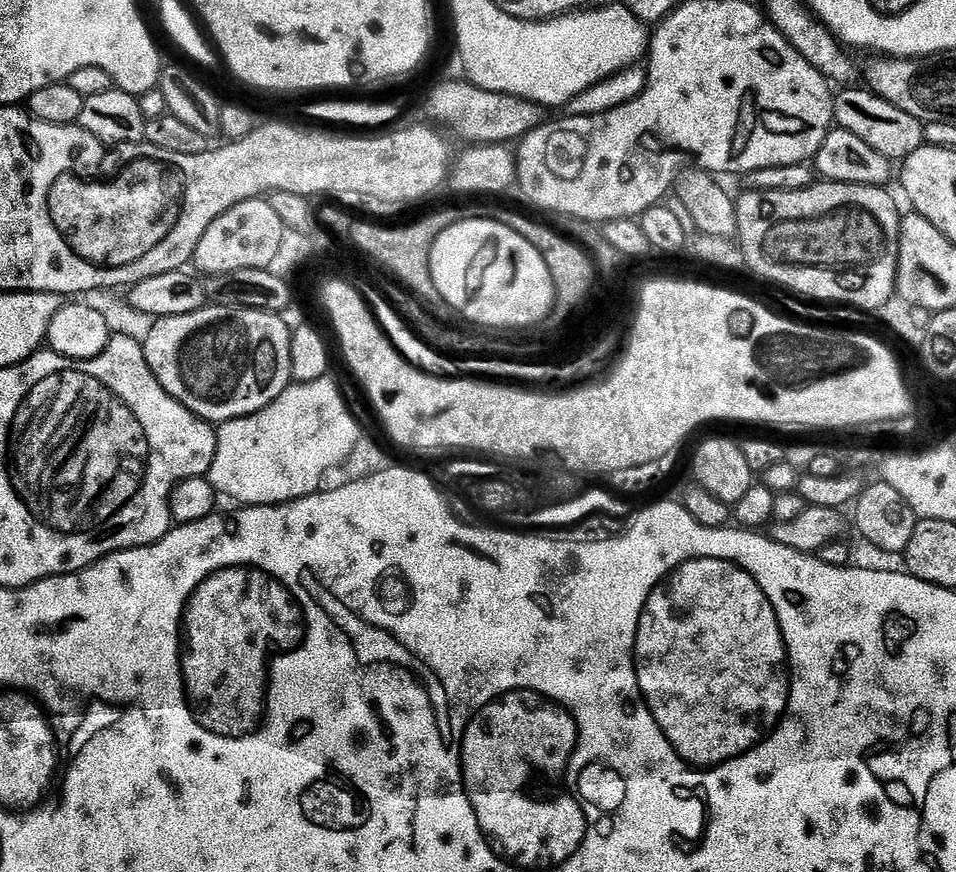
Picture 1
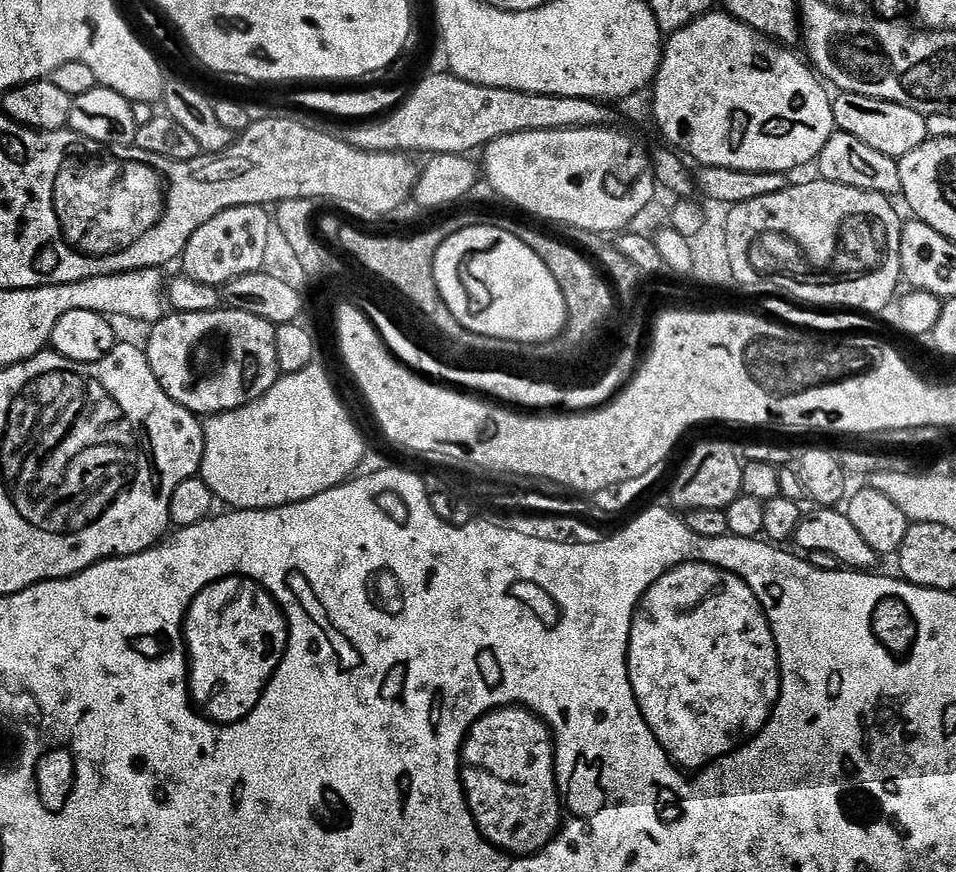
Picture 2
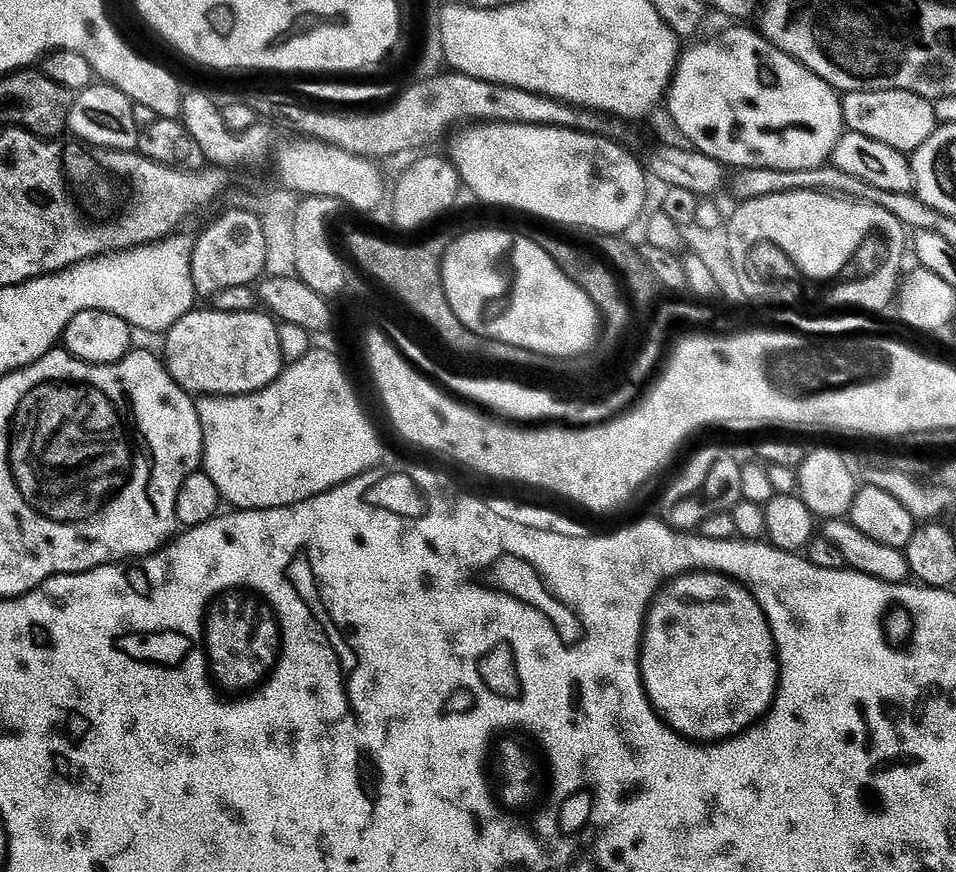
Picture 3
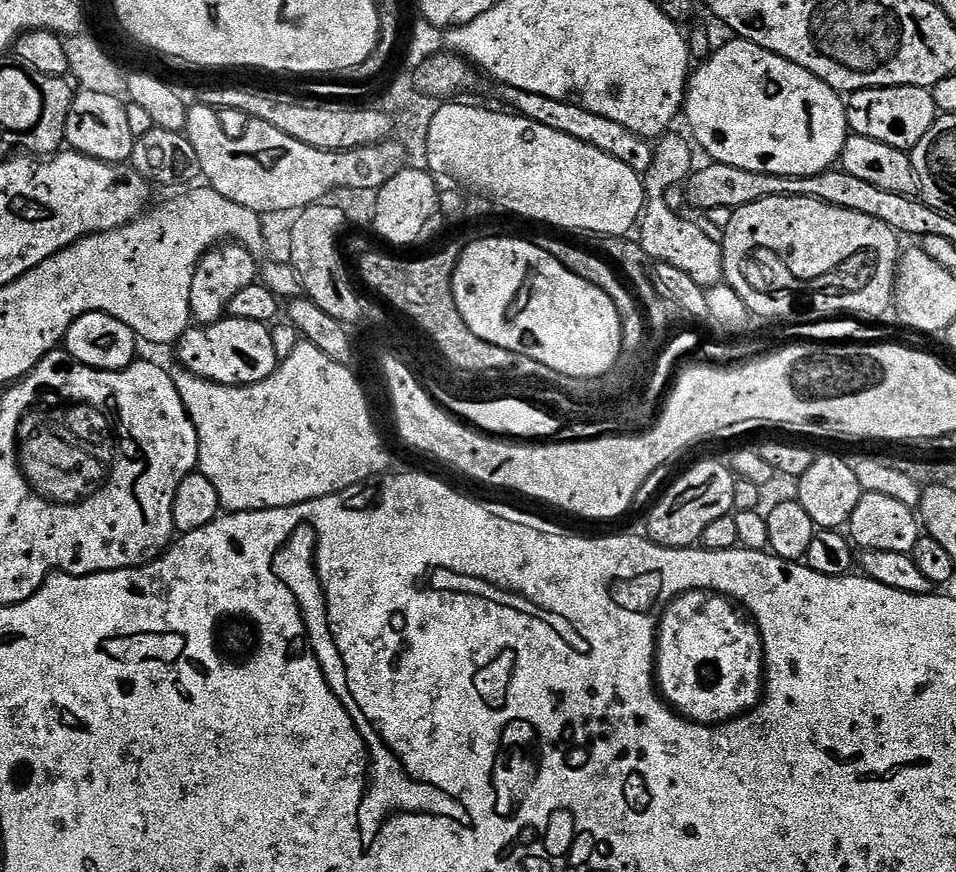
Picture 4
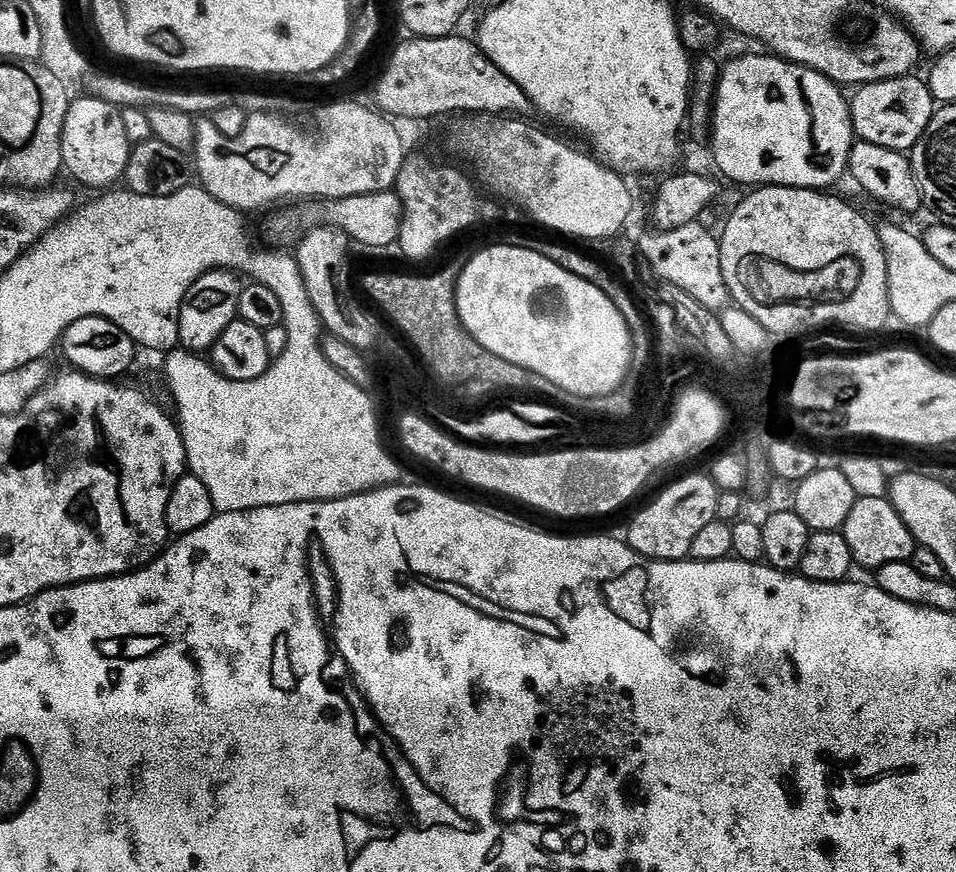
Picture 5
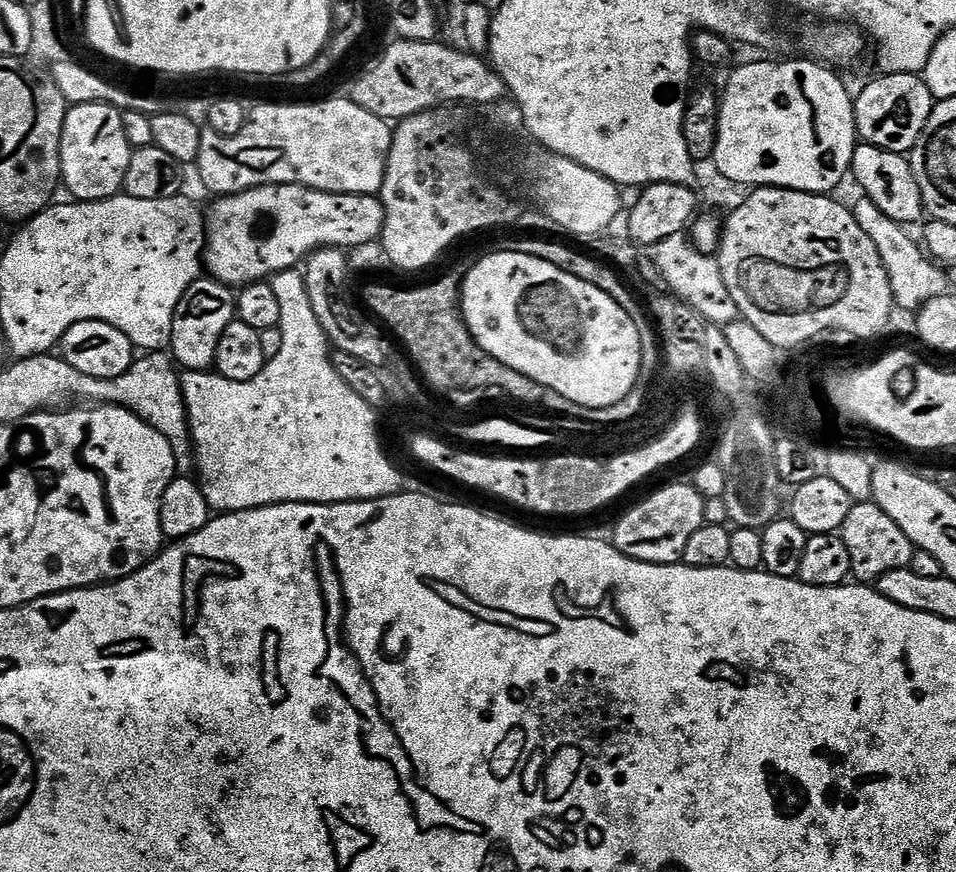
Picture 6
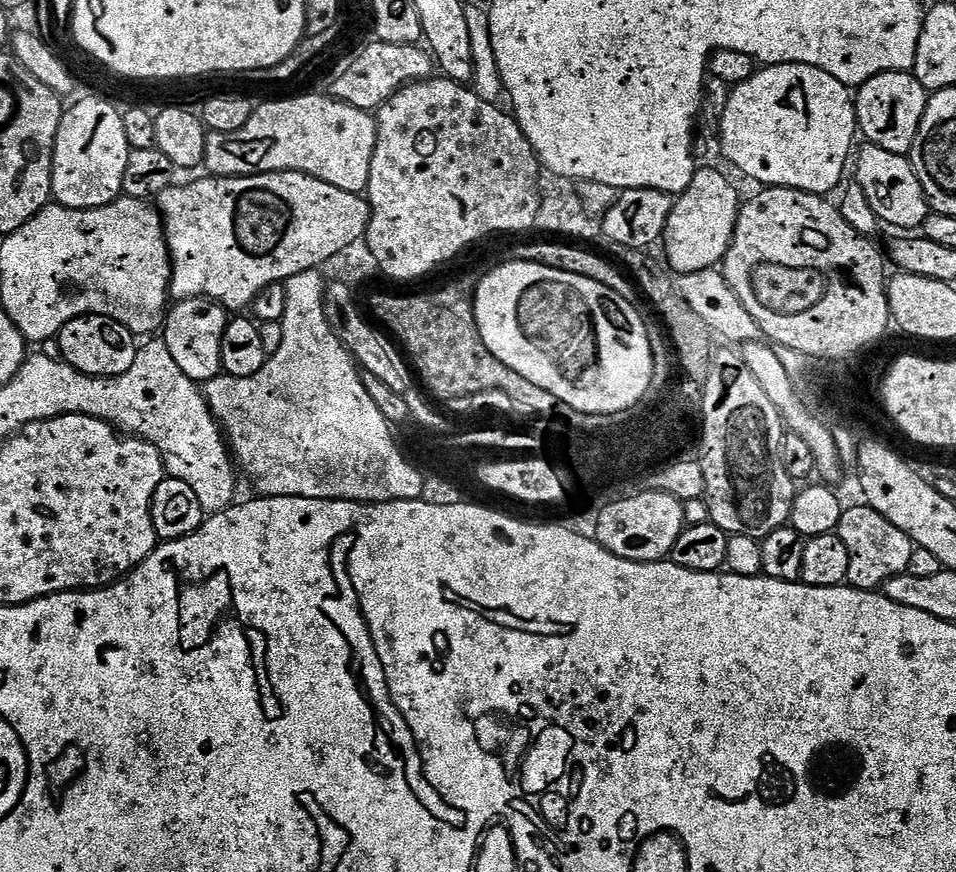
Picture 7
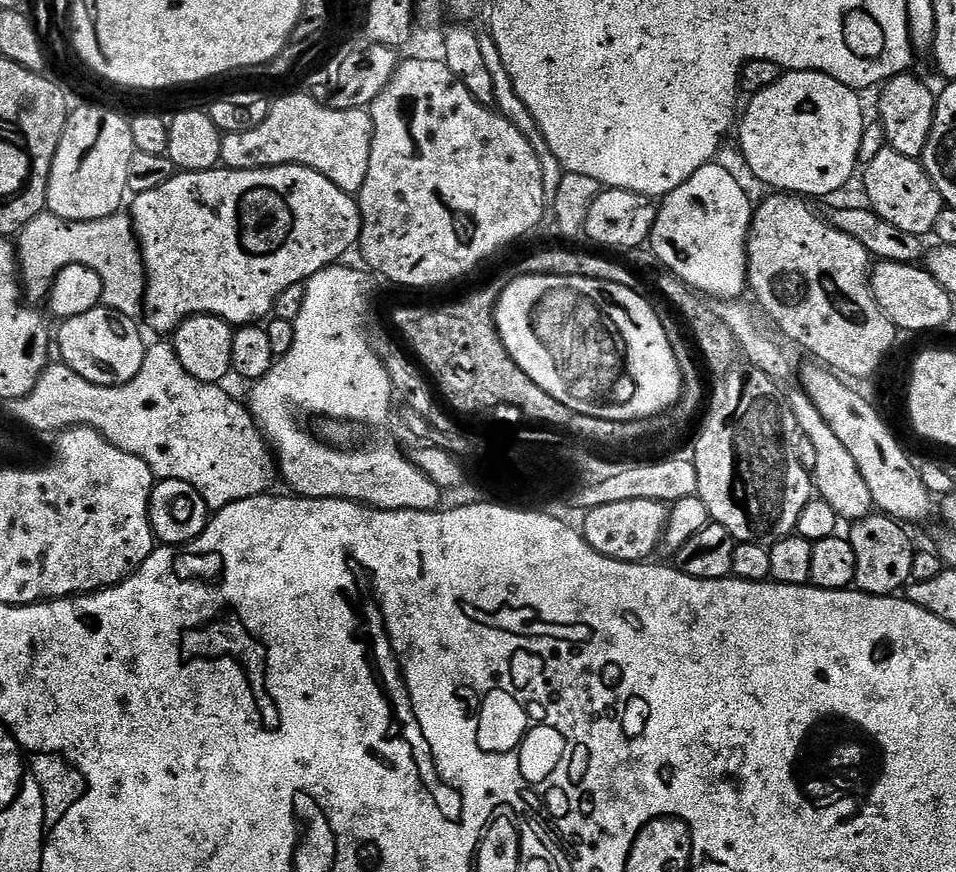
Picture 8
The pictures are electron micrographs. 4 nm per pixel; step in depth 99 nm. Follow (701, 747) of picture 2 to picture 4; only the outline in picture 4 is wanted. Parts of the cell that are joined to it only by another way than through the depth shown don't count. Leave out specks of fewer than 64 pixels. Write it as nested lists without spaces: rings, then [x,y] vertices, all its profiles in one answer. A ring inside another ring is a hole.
[[[684,592],[680,596],[675,596],[669,604],[663,605],[658,619],[652,624],[652,633],[656,635],[652,655],[655,687],[664,703],[673,712],[683,716],[685,720],[690,720],[694,724],[724,724],[727,720],[735,720],[737,716],[743,716],[744,713],[752,711],[760,703],[764,674],[764,647],[760,645],[760,634],[756,631],[755,624],[749,622],[745,613],[728,597],[722,596],[718,592]]]

